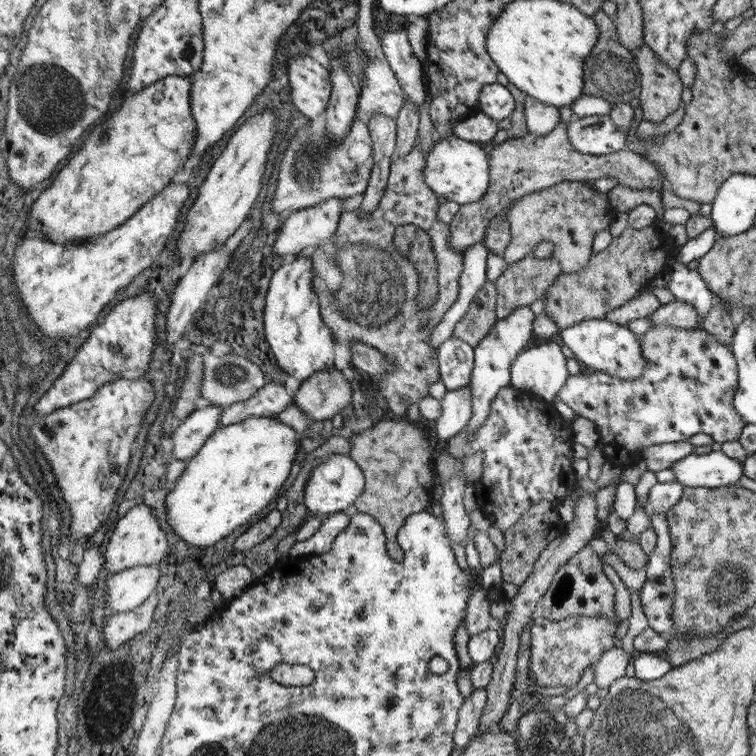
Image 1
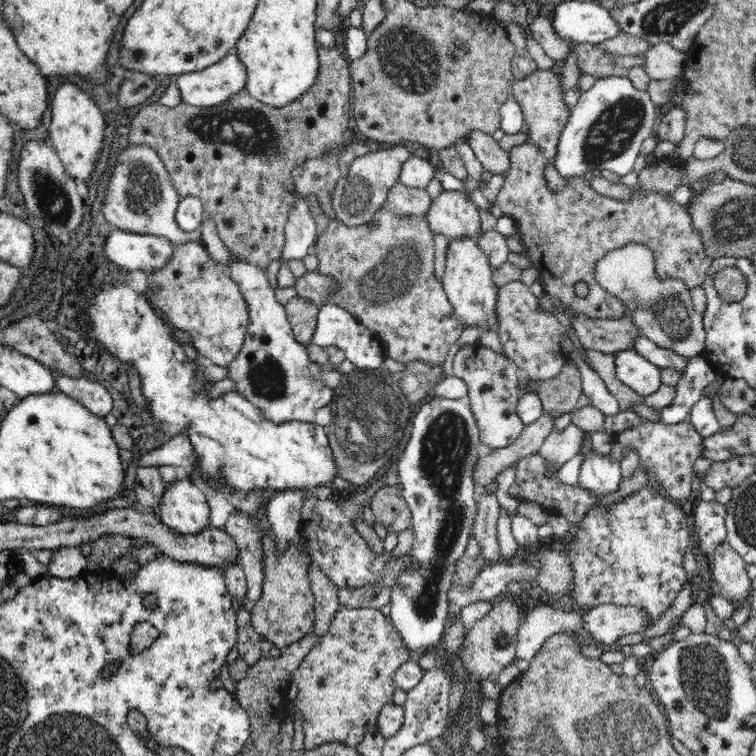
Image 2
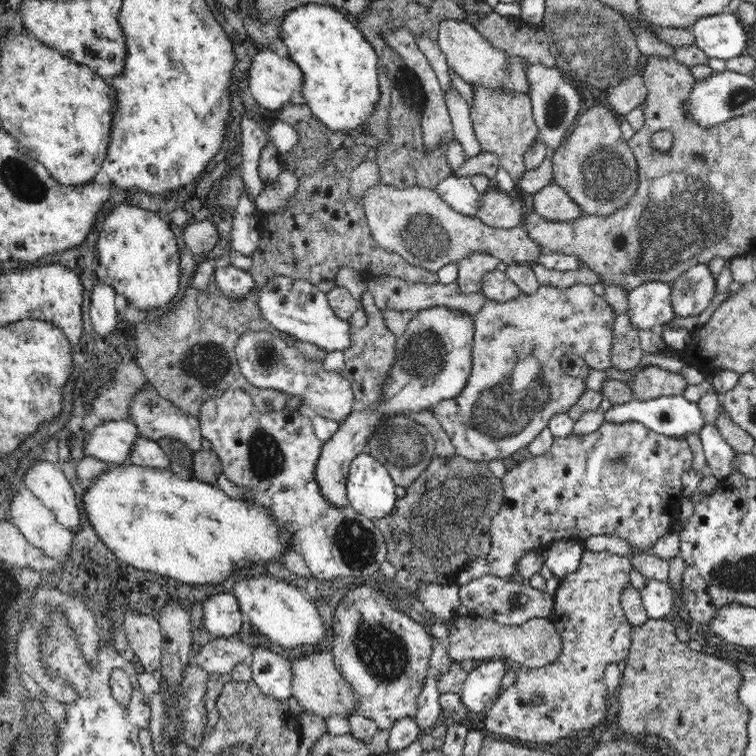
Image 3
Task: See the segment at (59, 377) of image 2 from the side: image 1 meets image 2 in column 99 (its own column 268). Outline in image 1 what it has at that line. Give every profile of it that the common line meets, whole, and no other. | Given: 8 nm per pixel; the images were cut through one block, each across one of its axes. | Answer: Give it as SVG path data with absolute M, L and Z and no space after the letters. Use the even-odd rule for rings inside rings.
M285 382L265 384L249 400L237 402L237 404L231 404L229 408L225 408L223 416L219 420L219 428L243 422L247 418L259 418L259 416L271 418L271 416L279 416L287 406L295 404L293 398L287 394L283 384Z

